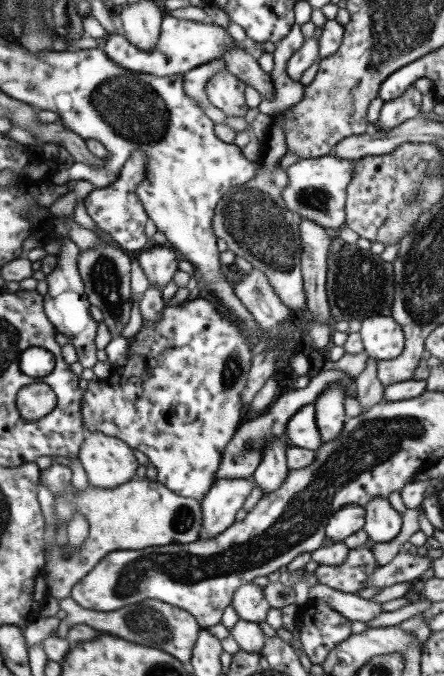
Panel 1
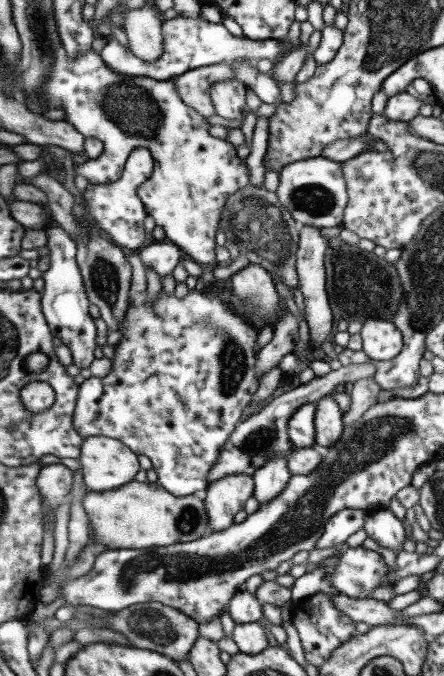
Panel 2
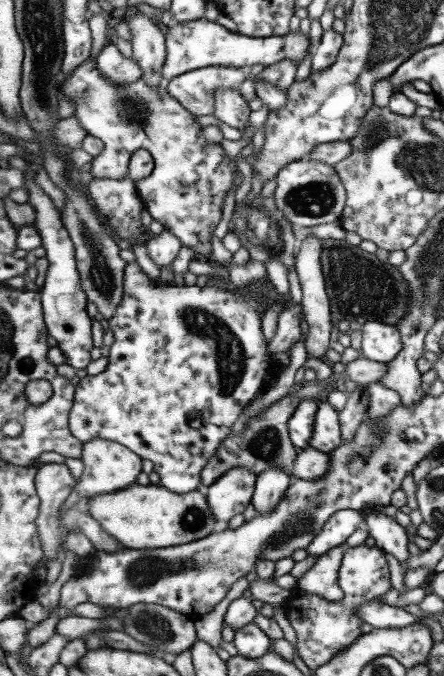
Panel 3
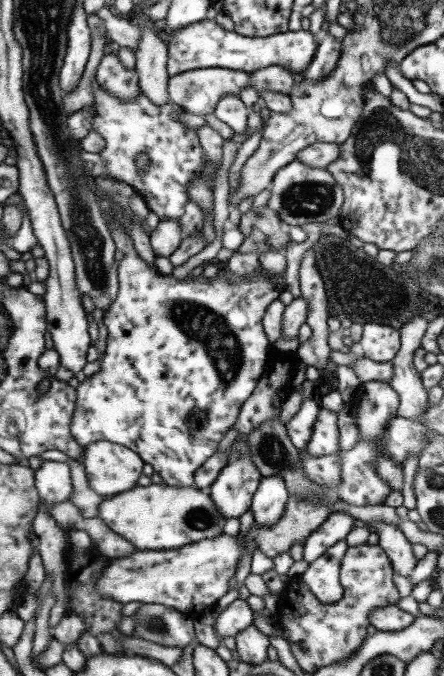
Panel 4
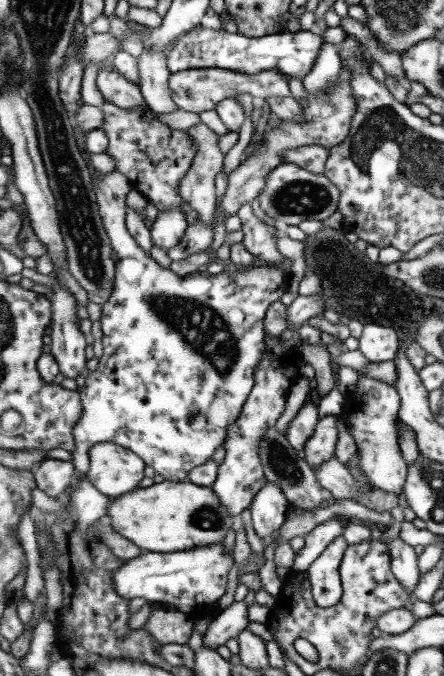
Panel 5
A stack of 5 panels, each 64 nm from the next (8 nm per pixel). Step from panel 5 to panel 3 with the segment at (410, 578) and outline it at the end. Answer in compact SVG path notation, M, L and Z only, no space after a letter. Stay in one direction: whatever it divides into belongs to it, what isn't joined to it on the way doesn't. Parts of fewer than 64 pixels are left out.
M369 512L365 516L363 528L375 540L375 548L381 548L383 552L391 554L405 570L405 562L409 560L409 552L407 552L409 540L405 528L401 528L397 522L393 522L387 516L379 516L377 512Z

